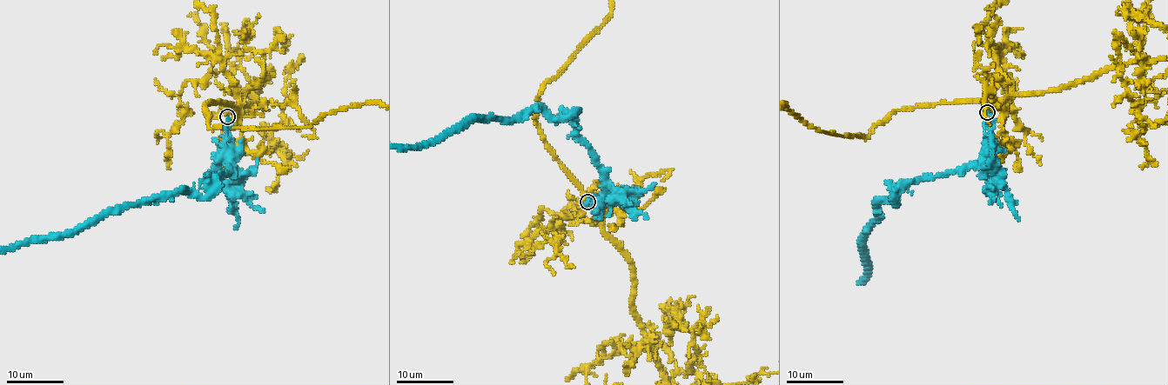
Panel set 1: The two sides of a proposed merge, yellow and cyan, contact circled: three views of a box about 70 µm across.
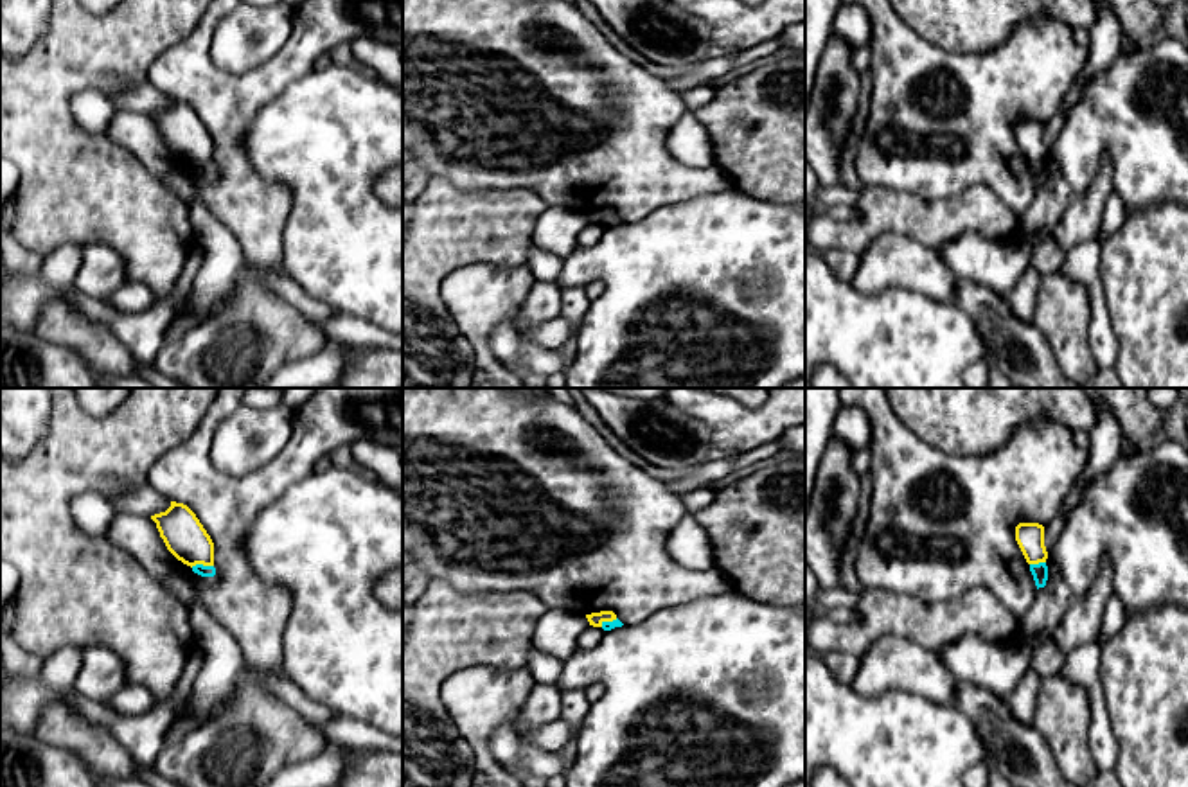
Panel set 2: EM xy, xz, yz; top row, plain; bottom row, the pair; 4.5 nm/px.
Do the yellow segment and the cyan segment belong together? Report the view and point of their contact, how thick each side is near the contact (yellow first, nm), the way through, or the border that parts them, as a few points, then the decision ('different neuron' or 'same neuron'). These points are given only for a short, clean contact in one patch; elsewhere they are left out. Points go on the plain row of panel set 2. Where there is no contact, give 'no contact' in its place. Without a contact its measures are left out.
contact xy (202, 160); calibres 190 and 50 nm; border xy (212, 162), (191, 164); different neuron

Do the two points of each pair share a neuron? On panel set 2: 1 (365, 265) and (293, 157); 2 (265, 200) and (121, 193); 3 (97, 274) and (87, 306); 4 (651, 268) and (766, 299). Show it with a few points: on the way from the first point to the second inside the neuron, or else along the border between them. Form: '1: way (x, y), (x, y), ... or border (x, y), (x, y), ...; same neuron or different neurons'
1: way (340, 238), (333, 196), (320, 184); same neuron
2: border (162, 184), (187, 203); different neurons
3: border (76, 288), (105, 300); different neurons
4: way (680, 284), (700, 297), (737, 297); same neuron

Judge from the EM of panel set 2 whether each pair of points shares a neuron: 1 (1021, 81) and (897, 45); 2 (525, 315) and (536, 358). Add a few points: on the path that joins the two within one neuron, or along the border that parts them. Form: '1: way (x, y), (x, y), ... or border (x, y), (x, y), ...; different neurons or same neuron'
1: way (991, 81), (969, 81), (948, 61), (928, 61); same neuron
2: way (523, 326), (523, 338), (529, 347); same neuron

